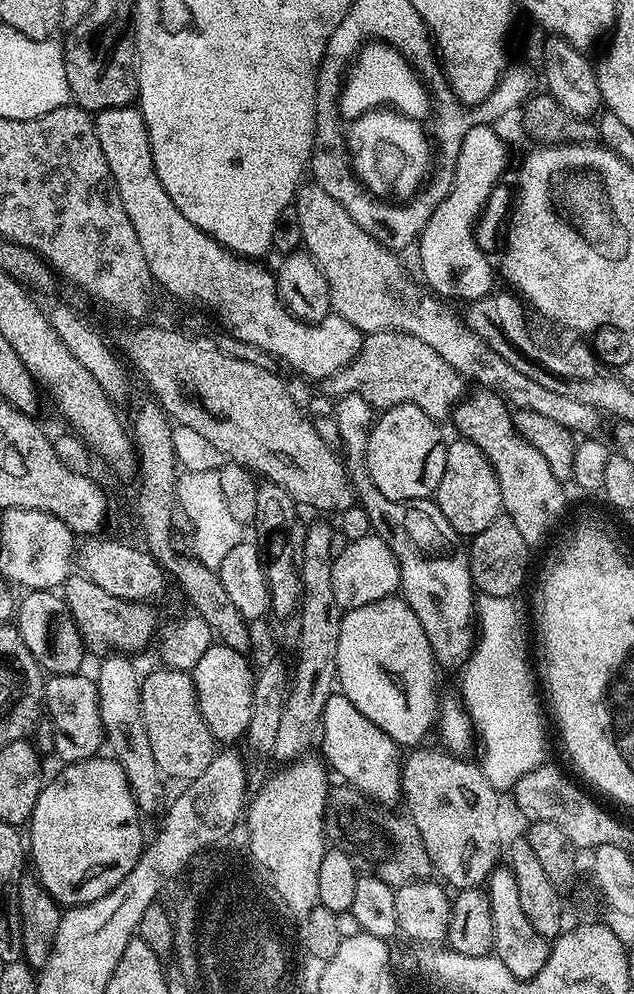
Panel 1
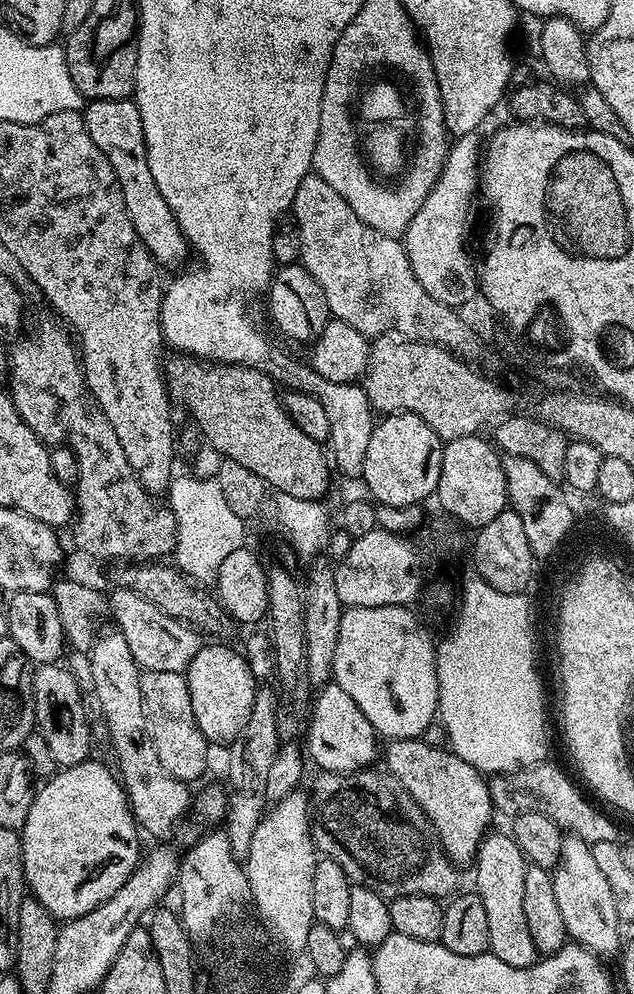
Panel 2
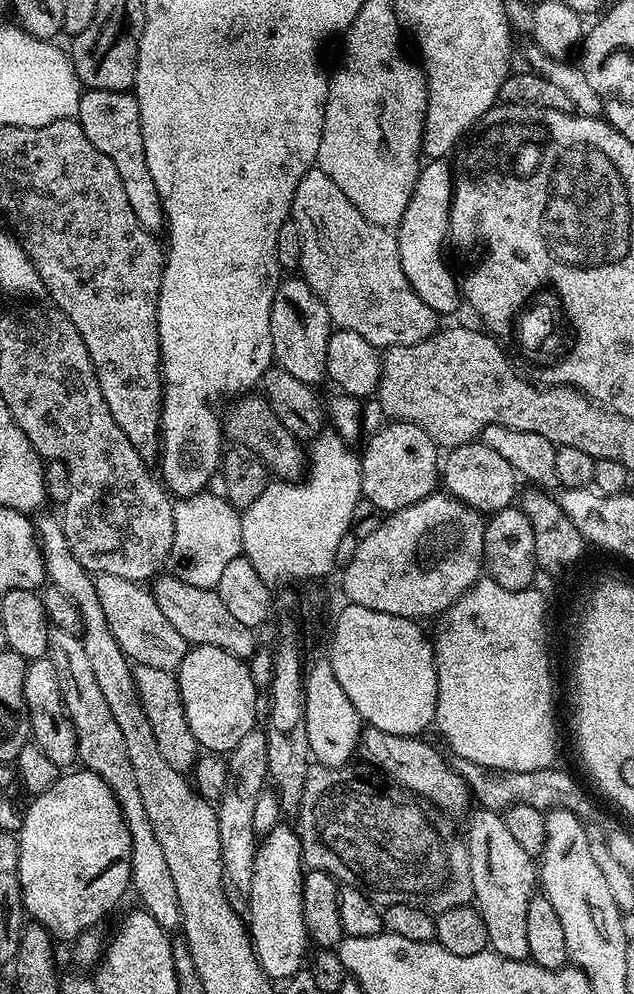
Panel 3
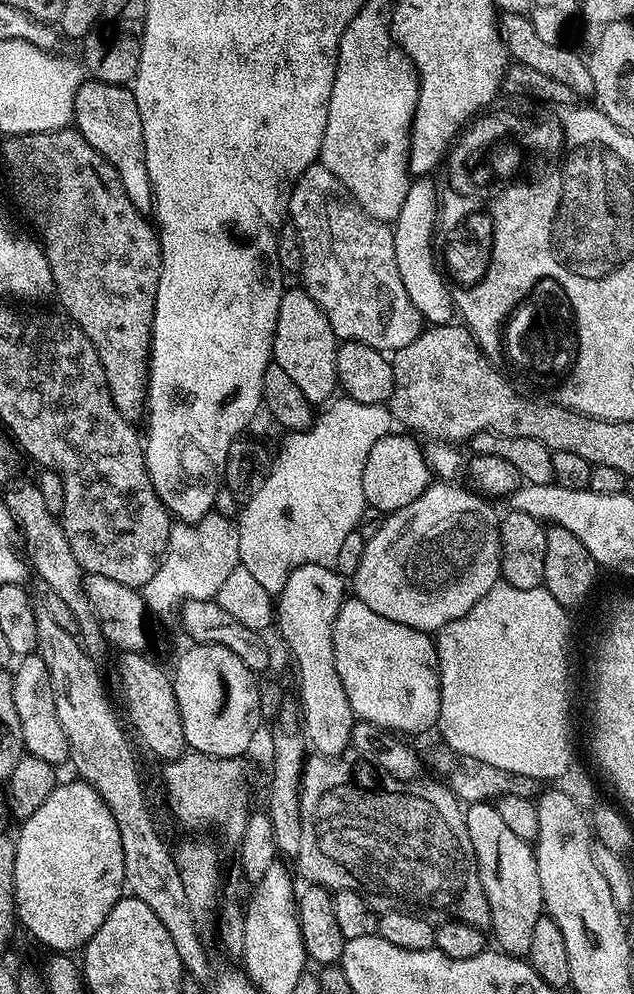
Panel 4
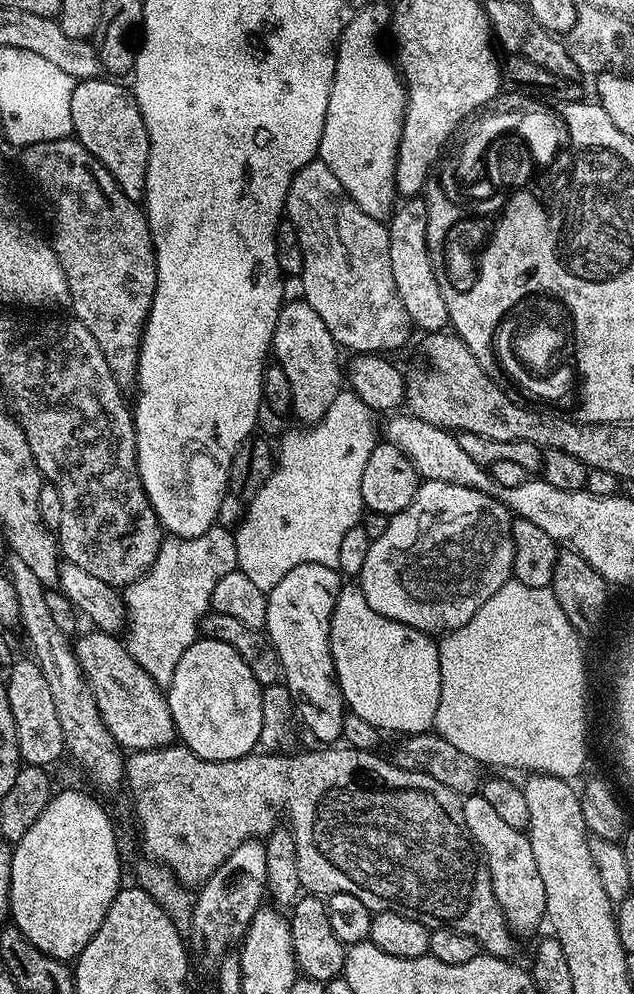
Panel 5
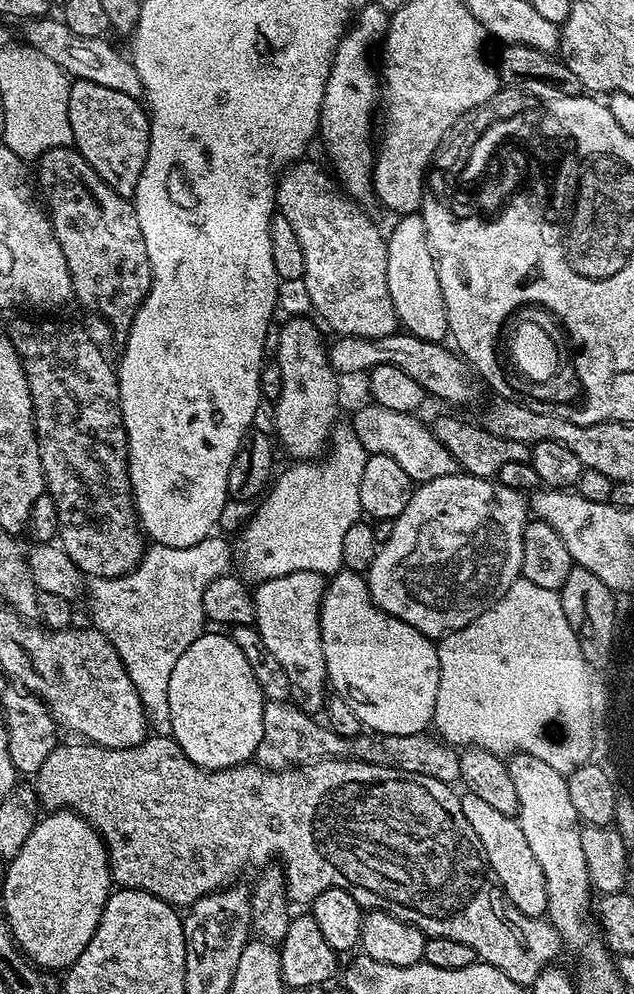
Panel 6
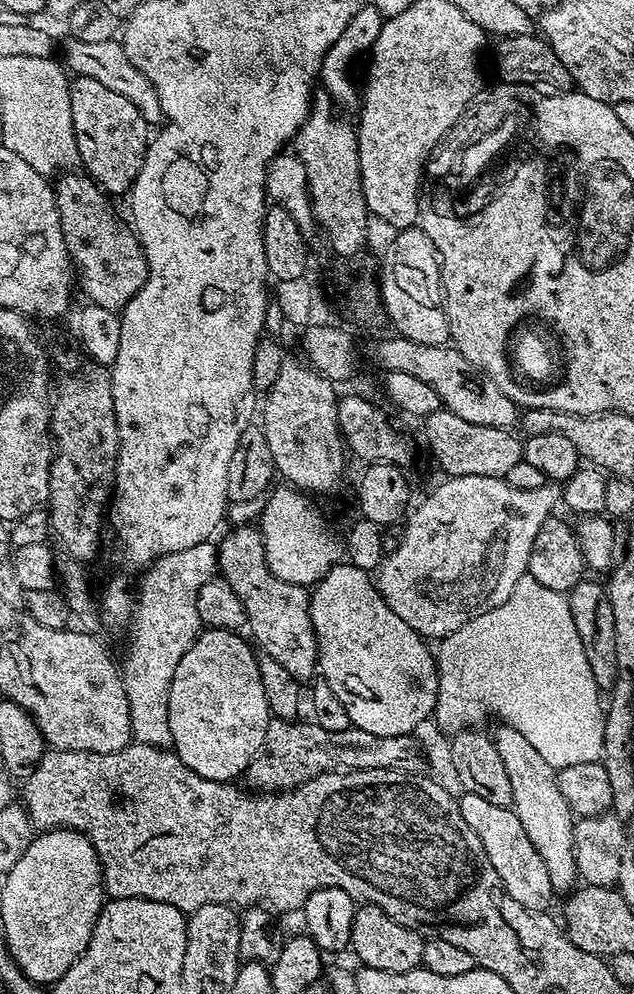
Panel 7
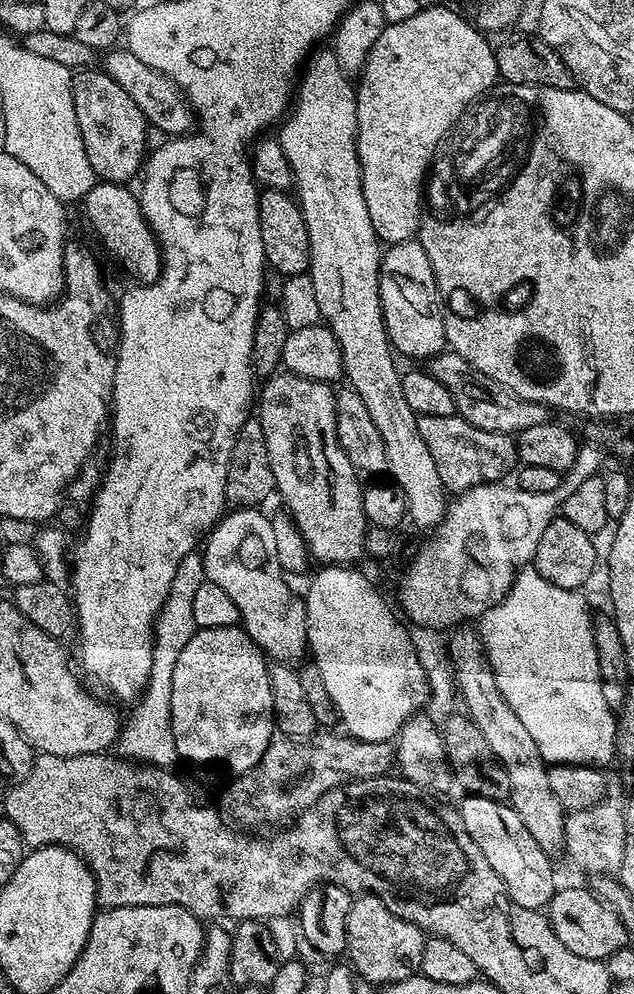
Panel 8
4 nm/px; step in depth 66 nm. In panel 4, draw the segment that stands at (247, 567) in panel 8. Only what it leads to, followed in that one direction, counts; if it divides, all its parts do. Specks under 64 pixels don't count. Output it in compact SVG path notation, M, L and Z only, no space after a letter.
M310 564L298 566L286 578L286 584L274 600L274 624L280 627L280 636L288 643L288 652L296 663L296 684L300 687L299 711L302 713L302 728L306 733L306 740L312 744L321 756L342 756L349 751L352 742L352 726L354 713L350 702L346 698L346 690L342 686L342 678L338 678L338 670L334 662L334 642L332 641L332 627L341 604L346 599L344 593L345 577L336 569L326 566Z

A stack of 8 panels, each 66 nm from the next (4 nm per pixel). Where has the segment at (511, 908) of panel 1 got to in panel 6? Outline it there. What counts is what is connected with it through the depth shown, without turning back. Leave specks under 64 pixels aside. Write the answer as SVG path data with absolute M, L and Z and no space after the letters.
M465 791L460 796L460 805L462 814L466 814L466 822L474 826L474 834L478 834L478 842L482 842L482 850L486 850L497 885L502 889L503 895L504 892L508 895L507 903L512 903L520 916L543 917L548 911L546 878L542 874L542 866L538 866L538 858L534 858L522 835L519 819L493 810L485 800L478 798L478 794L470 791Z

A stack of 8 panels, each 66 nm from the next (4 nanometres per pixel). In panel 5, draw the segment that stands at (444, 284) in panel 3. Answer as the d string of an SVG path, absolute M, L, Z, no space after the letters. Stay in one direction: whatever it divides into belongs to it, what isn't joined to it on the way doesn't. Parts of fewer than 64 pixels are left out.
M408 198L393 211L390 223L387 225L390 238L390 266L394 270L395 286L402 298L402 304L410 314L413 325L421 328L421 333L438 332L449 327L446 298L442 298L442 290L438 286L436 271L432 265L432 254L428 251L428 214L429 205L423 204L423 199Z

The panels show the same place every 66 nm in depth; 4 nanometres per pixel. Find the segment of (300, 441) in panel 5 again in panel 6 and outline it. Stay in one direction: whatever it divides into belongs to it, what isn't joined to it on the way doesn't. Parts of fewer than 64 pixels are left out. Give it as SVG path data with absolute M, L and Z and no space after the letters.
M340 422L333 428L332 434L329 437L329 448L324 456L324 459L326 458L326 460L301 461L290 465L292 467L290 467L284 474L280 475L279 473L277 475L277 478L273 481L273 484L269 487L265 496L259 501L259 504L261 504L247 524L242 536L244 566L249 576L254 578L253 581L273 580L276 577L284 577L286 574L298 572L318 573L326 578L330 578L343 569L342 546L344 544L344 537L350 527L354 526L356 522L361 521L363 515L361 510L361 484L363 471L369 455L370 454L365 450L365 447L362 446L362 442L358 440L357 432L352 426L349 423Z

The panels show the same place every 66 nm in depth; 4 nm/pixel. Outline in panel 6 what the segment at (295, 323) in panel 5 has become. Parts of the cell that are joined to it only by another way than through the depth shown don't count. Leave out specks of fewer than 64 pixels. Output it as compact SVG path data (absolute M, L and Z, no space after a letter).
M296 316L285 322L274 360L275 367L280 369L280 396L274 402L274 436L279 447L284 447L296 462L315 461L329 447L329 437L338 423L336 411L340 408L338 373L328 361L328 344L316 329L317 321L312 320Z

